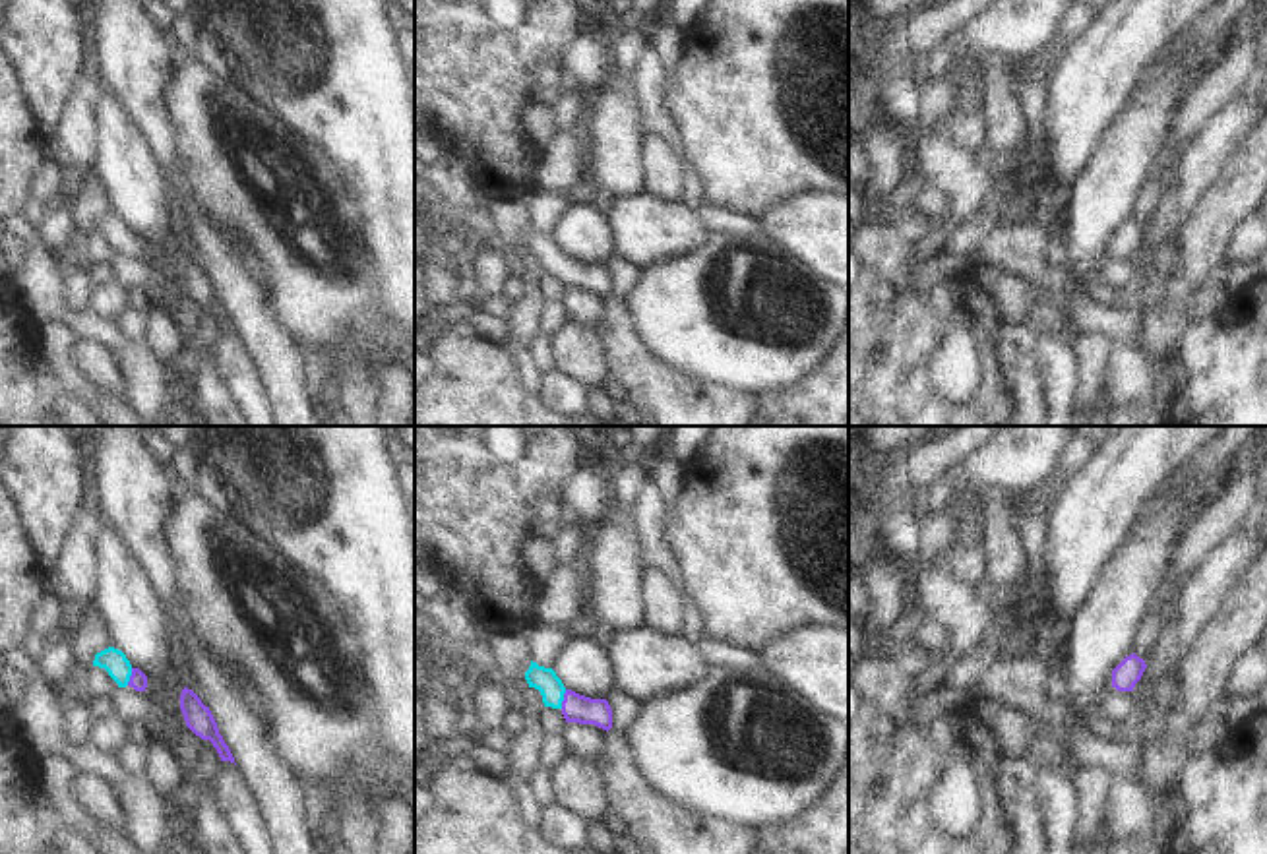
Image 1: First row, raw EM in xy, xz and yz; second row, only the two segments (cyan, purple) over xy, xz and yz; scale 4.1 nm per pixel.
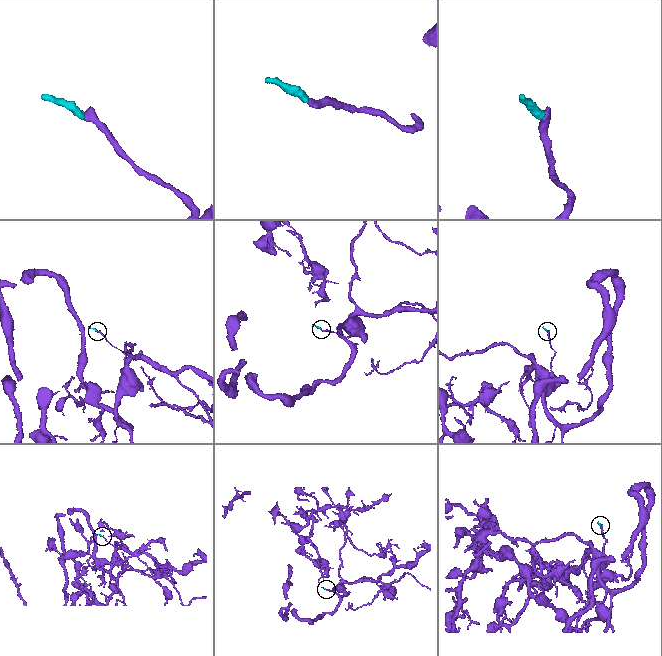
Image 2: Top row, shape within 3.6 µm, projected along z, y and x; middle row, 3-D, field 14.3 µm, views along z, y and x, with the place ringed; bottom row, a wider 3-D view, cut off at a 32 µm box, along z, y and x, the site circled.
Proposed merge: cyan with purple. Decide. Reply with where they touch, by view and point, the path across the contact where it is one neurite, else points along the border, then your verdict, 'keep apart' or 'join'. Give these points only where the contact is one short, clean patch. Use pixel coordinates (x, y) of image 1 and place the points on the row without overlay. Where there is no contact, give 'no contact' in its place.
xz (562, 266) | across xz (545, 246), (562, 266), (576, 274) | join

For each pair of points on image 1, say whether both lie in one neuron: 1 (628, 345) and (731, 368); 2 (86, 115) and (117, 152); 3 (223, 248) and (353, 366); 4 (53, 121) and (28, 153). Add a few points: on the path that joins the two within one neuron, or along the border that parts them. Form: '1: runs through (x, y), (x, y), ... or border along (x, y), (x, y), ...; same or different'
1: border along (632, 310), (640, 335), (665, 361), (692, 376); different
2: border along (99, 99), (99, 157), (92, 167); different
3: border along (250, 250), (291, 332); different
4: border along (26, 88), (37, 122), (47, 134); different

